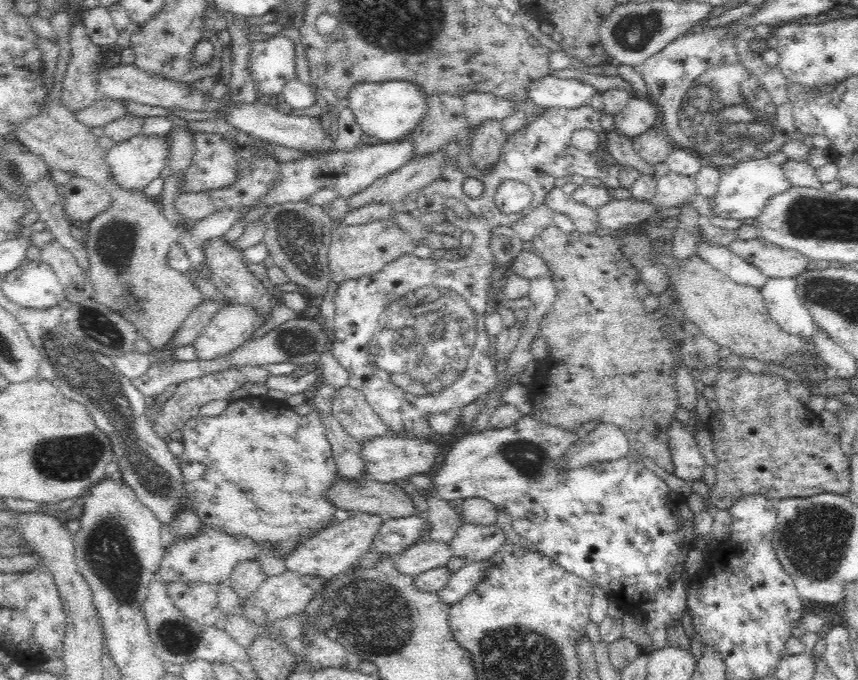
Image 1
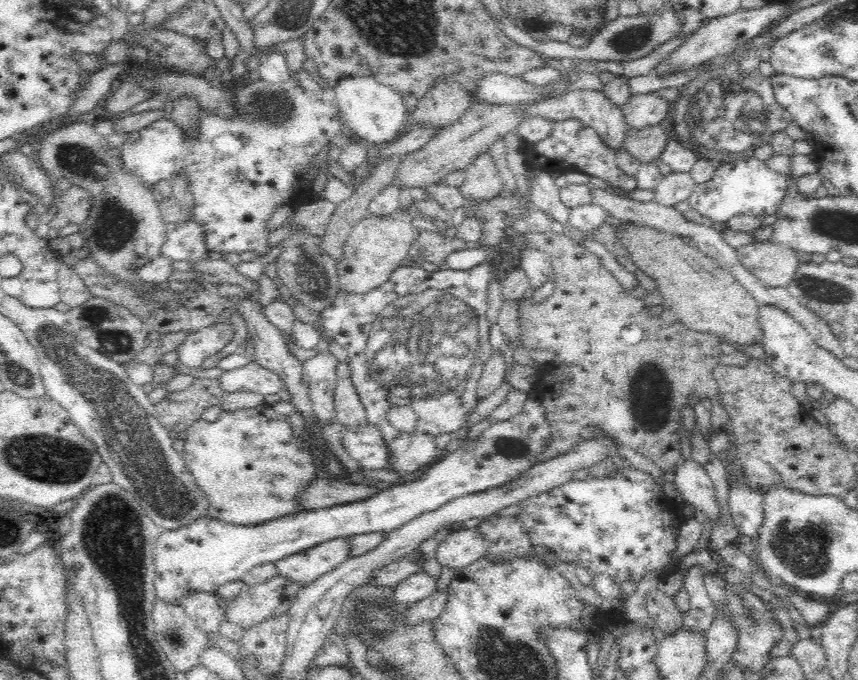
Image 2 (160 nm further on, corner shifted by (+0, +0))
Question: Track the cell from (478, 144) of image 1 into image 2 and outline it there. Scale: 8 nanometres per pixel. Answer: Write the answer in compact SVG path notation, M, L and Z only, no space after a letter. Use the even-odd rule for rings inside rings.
M487 152L478 154L464 171L465 181L457 188L464 198L490 200L502 192L503 185L498 168Z

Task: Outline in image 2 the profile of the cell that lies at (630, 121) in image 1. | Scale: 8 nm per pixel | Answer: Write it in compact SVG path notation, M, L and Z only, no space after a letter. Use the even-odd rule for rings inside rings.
M652 93L632 95L628 102L621 106L624 121L634 129L642 129L662 122L668 114L668 108L670 104L666 99Z

